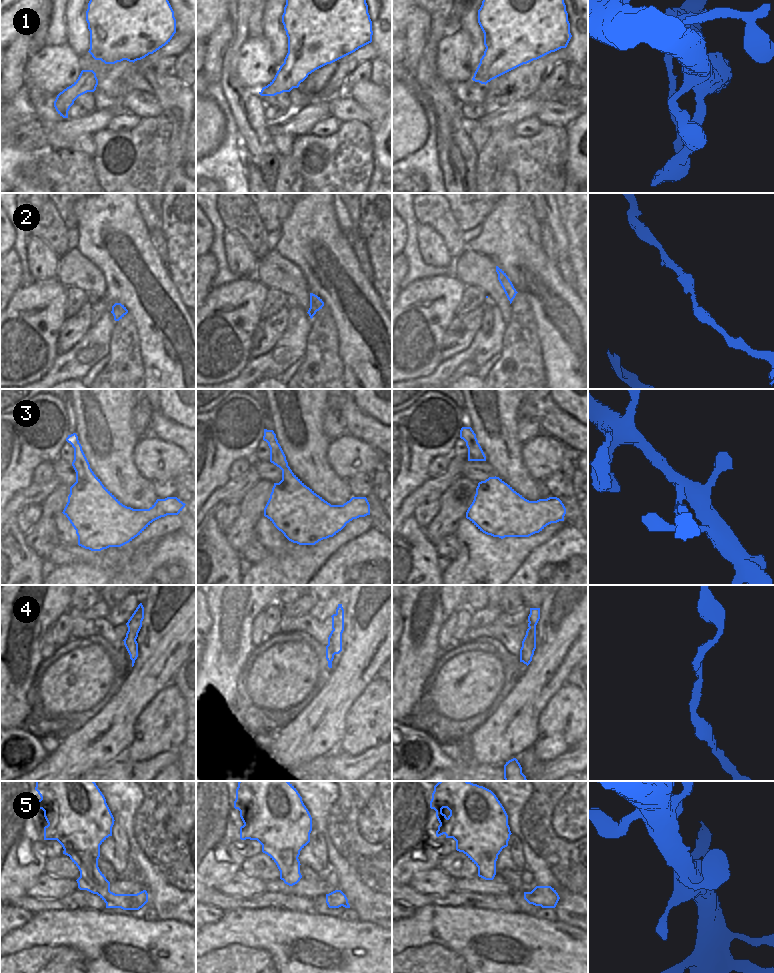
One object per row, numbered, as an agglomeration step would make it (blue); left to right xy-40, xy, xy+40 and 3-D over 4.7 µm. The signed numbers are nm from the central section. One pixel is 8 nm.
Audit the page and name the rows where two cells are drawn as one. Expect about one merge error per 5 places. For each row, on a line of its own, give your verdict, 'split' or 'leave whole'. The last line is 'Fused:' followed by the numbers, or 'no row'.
1: leave whole
2: leave whole
3: split
4: leave whole
5: leave whole
Fused: 3

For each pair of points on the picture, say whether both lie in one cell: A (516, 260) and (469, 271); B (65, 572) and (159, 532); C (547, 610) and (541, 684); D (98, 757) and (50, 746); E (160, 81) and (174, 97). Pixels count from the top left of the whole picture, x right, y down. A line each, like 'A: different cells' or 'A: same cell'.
A: different cells
B: same cell
C: same cell
D: different cells
E: same cell

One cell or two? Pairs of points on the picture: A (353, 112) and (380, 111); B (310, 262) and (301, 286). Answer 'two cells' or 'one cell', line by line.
A: two cells
B: two cells

